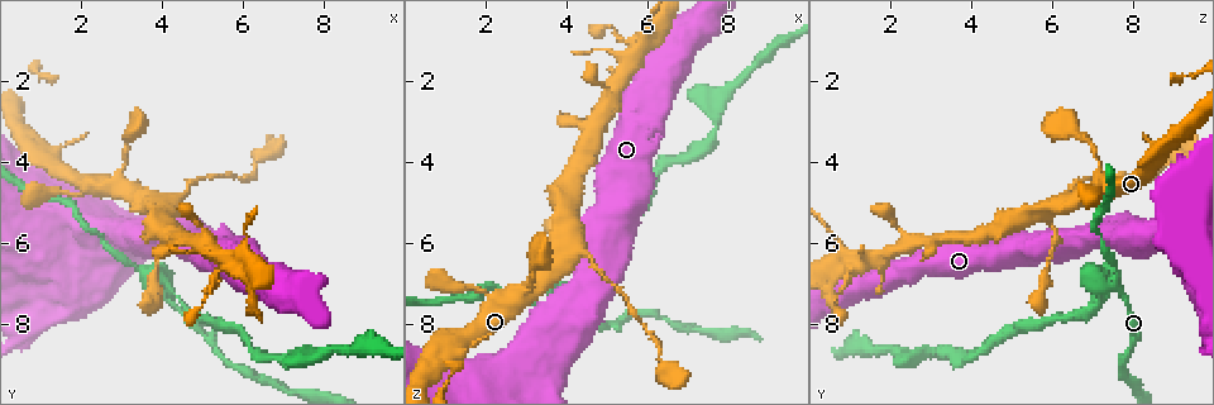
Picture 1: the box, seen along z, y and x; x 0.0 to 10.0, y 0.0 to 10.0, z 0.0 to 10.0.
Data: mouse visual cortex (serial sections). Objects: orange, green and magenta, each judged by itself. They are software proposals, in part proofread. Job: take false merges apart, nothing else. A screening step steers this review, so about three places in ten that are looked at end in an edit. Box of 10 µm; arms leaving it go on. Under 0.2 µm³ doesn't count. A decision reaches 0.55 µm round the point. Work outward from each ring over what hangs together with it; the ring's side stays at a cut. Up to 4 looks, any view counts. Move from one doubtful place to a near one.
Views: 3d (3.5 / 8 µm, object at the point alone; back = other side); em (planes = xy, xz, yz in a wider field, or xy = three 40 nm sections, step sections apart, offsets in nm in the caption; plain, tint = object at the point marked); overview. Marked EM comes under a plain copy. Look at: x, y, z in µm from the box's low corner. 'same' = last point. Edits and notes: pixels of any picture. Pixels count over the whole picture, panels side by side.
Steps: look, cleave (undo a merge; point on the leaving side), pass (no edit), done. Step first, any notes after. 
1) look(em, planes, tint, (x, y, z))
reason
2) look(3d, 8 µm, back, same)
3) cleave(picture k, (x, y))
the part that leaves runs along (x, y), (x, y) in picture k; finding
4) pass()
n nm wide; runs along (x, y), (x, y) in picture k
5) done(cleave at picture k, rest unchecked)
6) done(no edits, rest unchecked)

look(3d, 3.5 µm, (4.25, 4.90, 6.25))

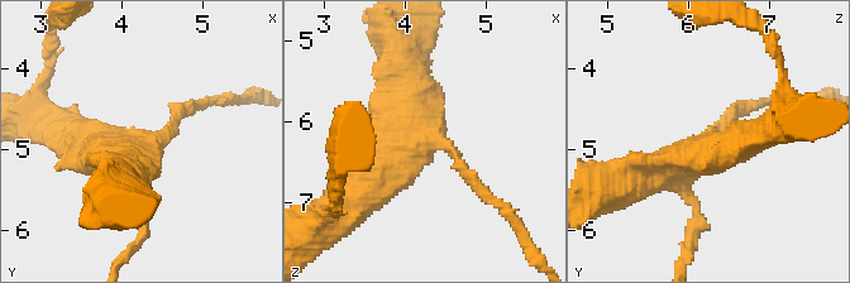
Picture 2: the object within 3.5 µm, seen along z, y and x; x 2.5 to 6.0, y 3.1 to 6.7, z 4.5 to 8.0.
pass()
continuous, no second cell

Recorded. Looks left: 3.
look(3d, 8 µm, (2.80, 5.65, 8.85))

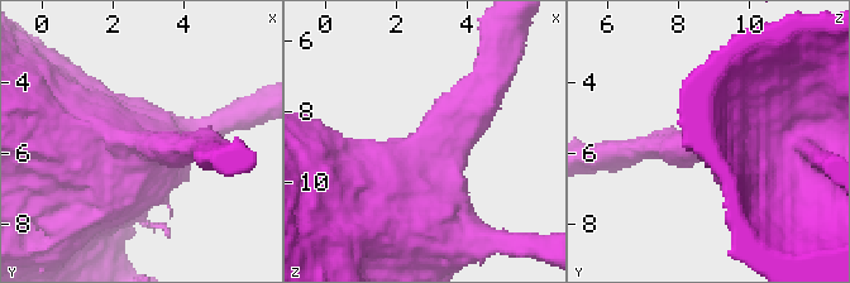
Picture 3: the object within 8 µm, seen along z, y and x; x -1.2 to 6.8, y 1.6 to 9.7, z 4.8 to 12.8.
look(3d, 3.5 µm, same)

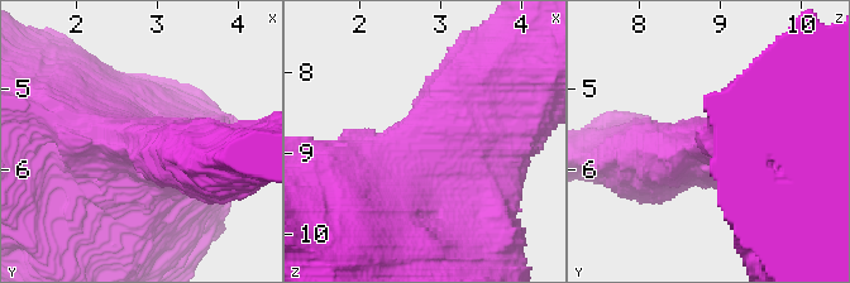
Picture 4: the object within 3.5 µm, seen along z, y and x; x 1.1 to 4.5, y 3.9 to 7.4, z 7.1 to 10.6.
look(em, planes, tint, (2.80, 5.65, 8.85))

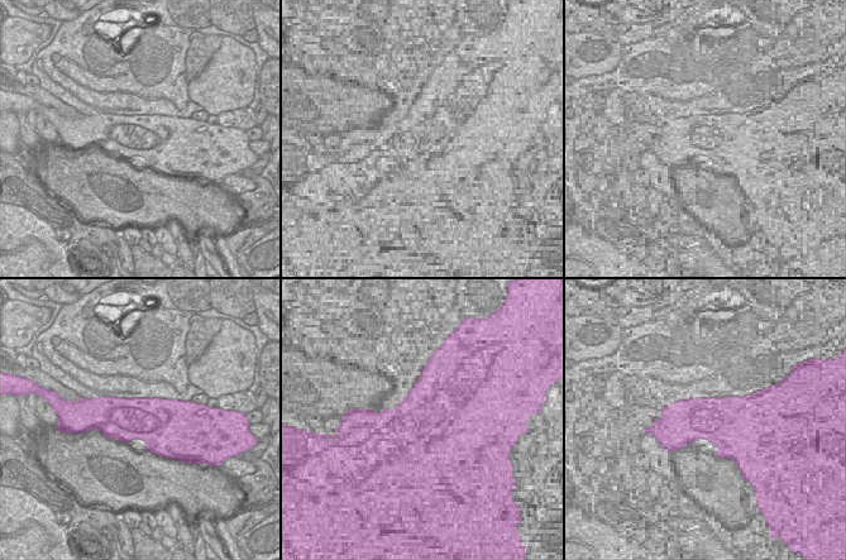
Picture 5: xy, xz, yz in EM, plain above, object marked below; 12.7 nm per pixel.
pass()
one cell here

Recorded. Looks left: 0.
done(no edits, rest unchecked)

